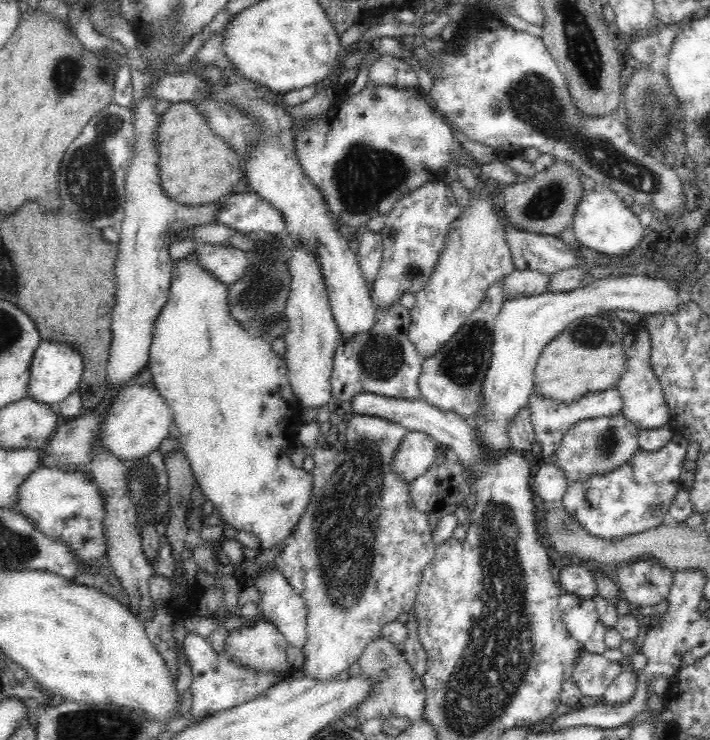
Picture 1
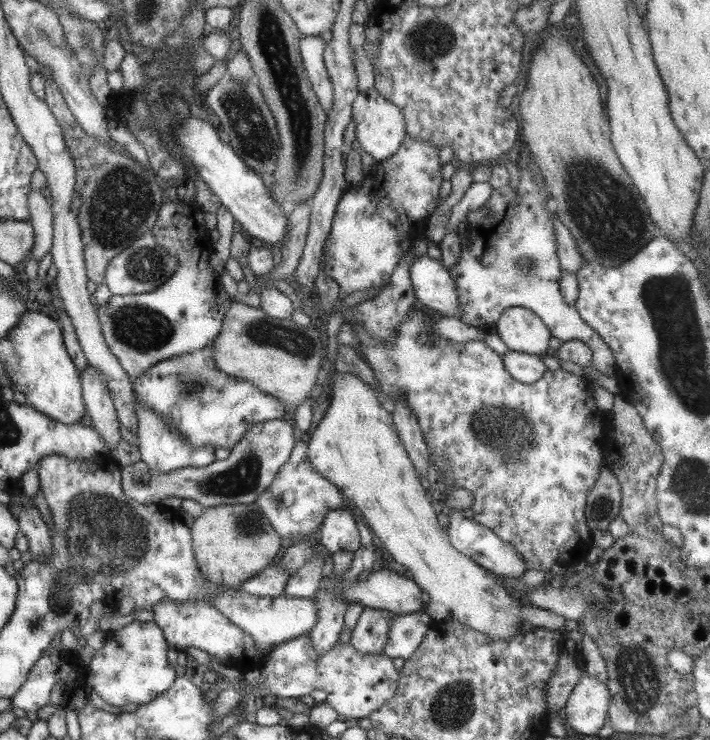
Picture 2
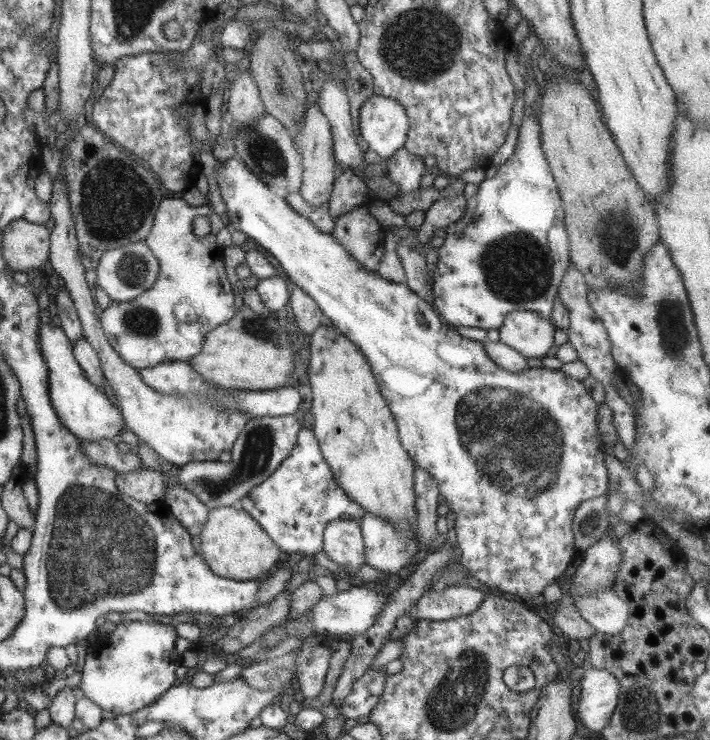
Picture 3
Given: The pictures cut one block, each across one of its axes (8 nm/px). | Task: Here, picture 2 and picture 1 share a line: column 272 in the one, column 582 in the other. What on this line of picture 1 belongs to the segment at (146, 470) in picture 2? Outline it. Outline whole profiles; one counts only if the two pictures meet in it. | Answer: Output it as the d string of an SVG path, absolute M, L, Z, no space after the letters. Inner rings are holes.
M624 415L594 417L579 420L562 438L555 450L557 465L565 473L567 482L588 482L592 476L604 476L623 465L636 452L638 427Z

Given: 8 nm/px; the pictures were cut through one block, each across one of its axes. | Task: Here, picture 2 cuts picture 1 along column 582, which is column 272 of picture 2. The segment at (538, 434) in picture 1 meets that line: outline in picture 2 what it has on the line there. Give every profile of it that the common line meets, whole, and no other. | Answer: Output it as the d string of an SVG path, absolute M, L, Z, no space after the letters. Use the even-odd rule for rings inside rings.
M212 347L158 361L133 380L133 390L139 401L176 427L193 447L232 448L254 424L284 418L286 406L250 381L218 370Z

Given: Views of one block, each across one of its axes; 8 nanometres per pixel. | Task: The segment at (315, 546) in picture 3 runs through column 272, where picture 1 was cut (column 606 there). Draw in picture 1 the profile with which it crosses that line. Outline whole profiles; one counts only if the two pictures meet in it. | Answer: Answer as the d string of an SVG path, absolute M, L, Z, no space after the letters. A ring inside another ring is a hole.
M674 433L672 440L662 448L655 451L642 451L636 447L636 452L630 460L623 465L614 468L612 472L604 473L604 476L592 476L588 482L572 482L569 484L566 494L560 502L564 511L570 517L576 519L586 533L604 541L616 541L628 536L647 532L662 523L668 522L672 500L680 490L680 473L683 471L682 462L686 459L688 441L678 433Z

